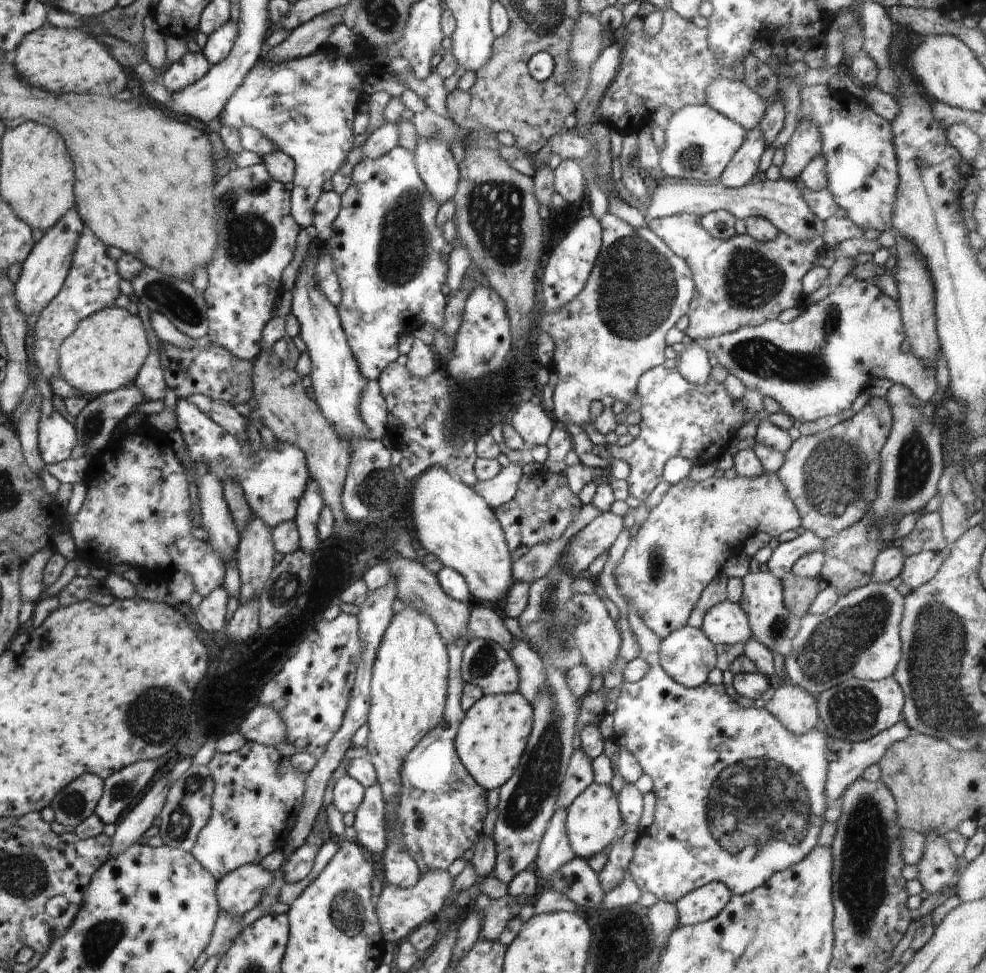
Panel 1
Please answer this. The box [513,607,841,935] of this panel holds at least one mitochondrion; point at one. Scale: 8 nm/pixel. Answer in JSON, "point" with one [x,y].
{"point":[761,808]}

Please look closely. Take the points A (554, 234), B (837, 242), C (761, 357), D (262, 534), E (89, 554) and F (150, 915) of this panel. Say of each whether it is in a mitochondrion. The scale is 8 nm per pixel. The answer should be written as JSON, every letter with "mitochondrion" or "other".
{"A":"mitochondrion","B":"other","C":"mitochondrion","D":"other","E":"other","F":"other"}

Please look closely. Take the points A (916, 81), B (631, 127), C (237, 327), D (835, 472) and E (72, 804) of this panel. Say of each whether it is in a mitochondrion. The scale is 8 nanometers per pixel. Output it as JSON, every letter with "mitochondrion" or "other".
{"A":"other","B":"other","C":"other","D":"mitochondrion","E":"mitochondrion"}

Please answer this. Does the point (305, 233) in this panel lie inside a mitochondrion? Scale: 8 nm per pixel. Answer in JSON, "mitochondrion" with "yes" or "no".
{"mitochondrion":"no"}

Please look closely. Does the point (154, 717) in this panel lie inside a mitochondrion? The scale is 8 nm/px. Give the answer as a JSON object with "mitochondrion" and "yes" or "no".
{"mitochondrion":"yes"}

